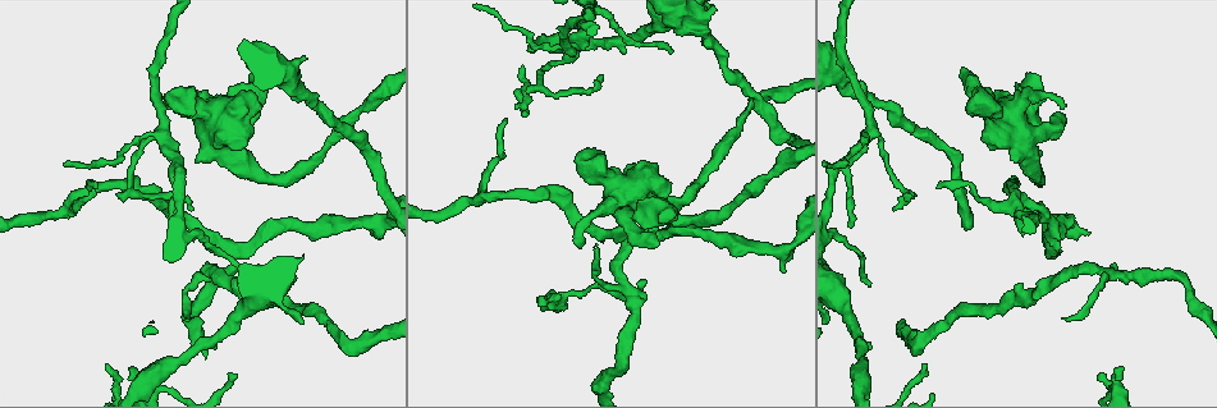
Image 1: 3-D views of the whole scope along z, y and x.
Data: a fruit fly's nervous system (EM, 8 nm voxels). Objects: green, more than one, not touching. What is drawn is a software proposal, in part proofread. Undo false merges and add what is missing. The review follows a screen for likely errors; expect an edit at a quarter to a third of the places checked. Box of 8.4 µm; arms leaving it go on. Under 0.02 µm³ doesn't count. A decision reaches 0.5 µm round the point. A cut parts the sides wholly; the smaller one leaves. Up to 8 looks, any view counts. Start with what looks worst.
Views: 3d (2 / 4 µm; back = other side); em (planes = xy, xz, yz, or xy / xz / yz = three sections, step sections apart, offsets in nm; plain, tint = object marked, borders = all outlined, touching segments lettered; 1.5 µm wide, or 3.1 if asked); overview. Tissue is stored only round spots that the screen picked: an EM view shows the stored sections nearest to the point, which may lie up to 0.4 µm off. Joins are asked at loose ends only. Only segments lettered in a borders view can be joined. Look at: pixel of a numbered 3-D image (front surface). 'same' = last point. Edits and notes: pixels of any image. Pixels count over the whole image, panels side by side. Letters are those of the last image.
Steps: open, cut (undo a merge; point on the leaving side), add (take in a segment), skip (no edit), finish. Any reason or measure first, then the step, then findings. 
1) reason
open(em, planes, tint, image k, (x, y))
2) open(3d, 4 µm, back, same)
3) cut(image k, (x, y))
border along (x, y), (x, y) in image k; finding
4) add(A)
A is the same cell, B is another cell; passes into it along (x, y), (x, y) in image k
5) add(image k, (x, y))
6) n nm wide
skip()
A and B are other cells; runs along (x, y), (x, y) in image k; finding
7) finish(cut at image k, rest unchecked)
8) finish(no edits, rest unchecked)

branch stops here
open(em, xy, step 4, borders, image 1, (132, 369))

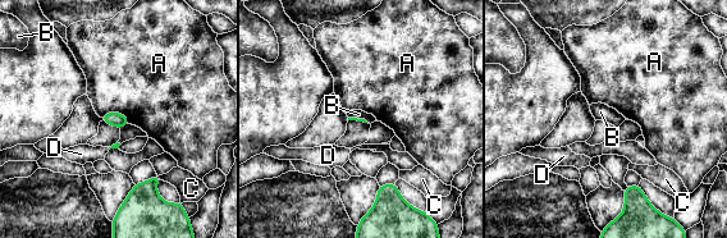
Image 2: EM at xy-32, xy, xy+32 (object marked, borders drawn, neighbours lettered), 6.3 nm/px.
skip()
A, B, C and D are other cells; border along (100, 115), (119, 111), (129, 123) in image 2; no lettered segment goes on from it

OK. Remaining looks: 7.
free end
open(3d, 4 µm, back, image 1, (374, 233))

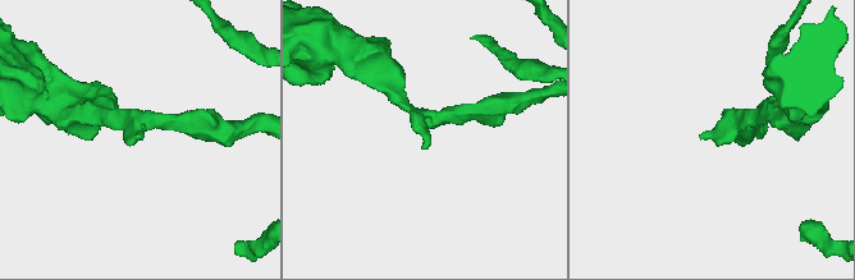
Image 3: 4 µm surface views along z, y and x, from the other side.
arms of 180, 220 nm
open(em, planes, borders, image 3, (421, 146))

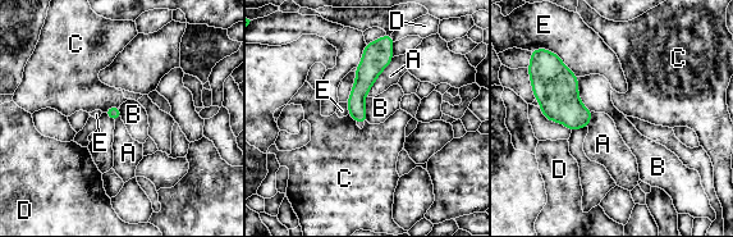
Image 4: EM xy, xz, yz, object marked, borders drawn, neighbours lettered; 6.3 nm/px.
skip()
A, B, C, D and E are other cells; border along (576, 77), (580, 100), (592, 110) in image 4; no lettered segment goes on from it

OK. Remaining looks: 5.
thin end
open(em, xz, step 8, borders, image 1, (596, 245))

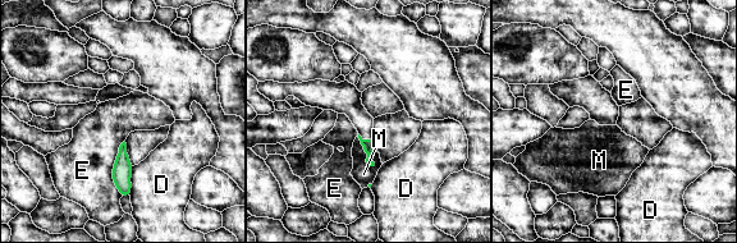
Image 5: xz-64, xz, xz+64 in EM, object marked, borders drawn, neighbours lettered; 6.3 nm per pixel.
skip()
D, E and M are other cells; border along (124, 140), (113, 168), (120, 196) in image 5; none of them fits

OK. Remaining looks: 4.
finish(no edits, rest unchecked)

